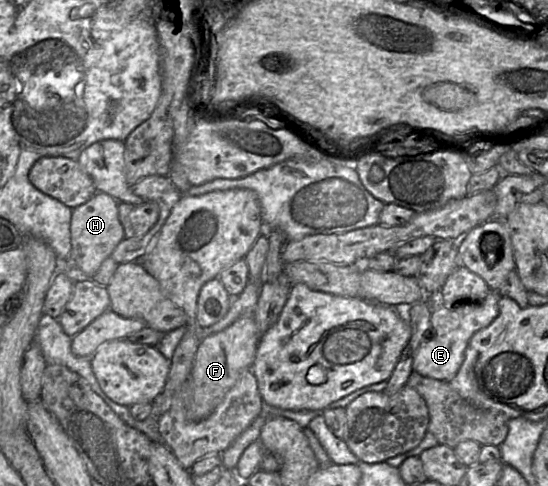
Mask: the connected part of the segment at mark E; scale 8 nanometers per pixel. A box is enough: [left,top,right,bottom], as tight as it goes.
[412,290,501,382]

